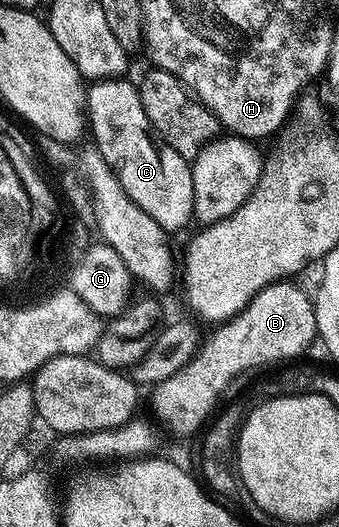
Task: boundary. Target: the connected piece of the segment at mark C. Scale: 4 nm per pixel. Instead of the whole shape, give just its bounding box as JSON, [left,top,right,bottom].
[86,78,194,232]

